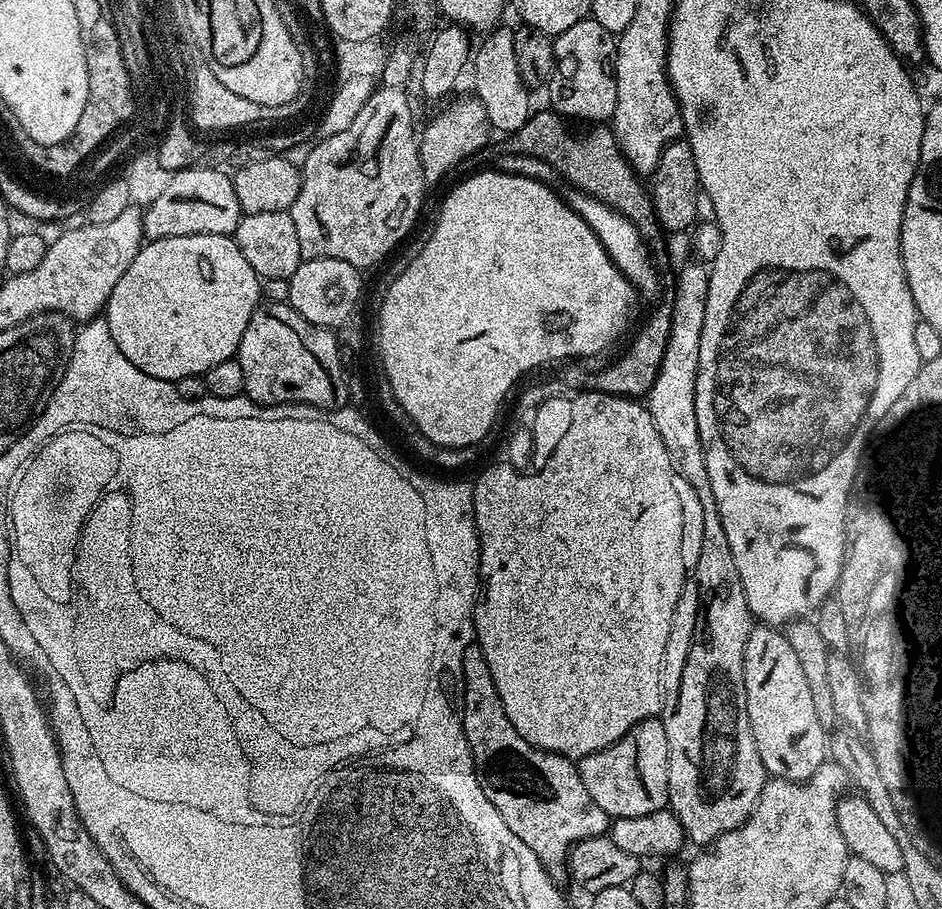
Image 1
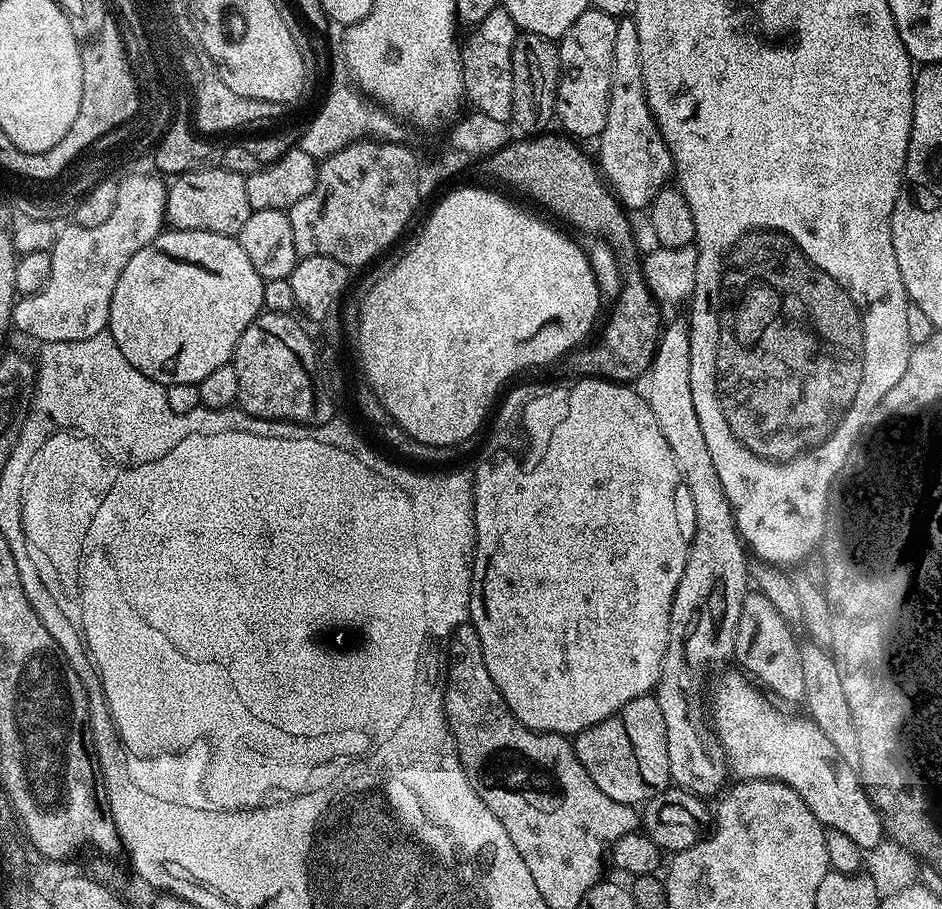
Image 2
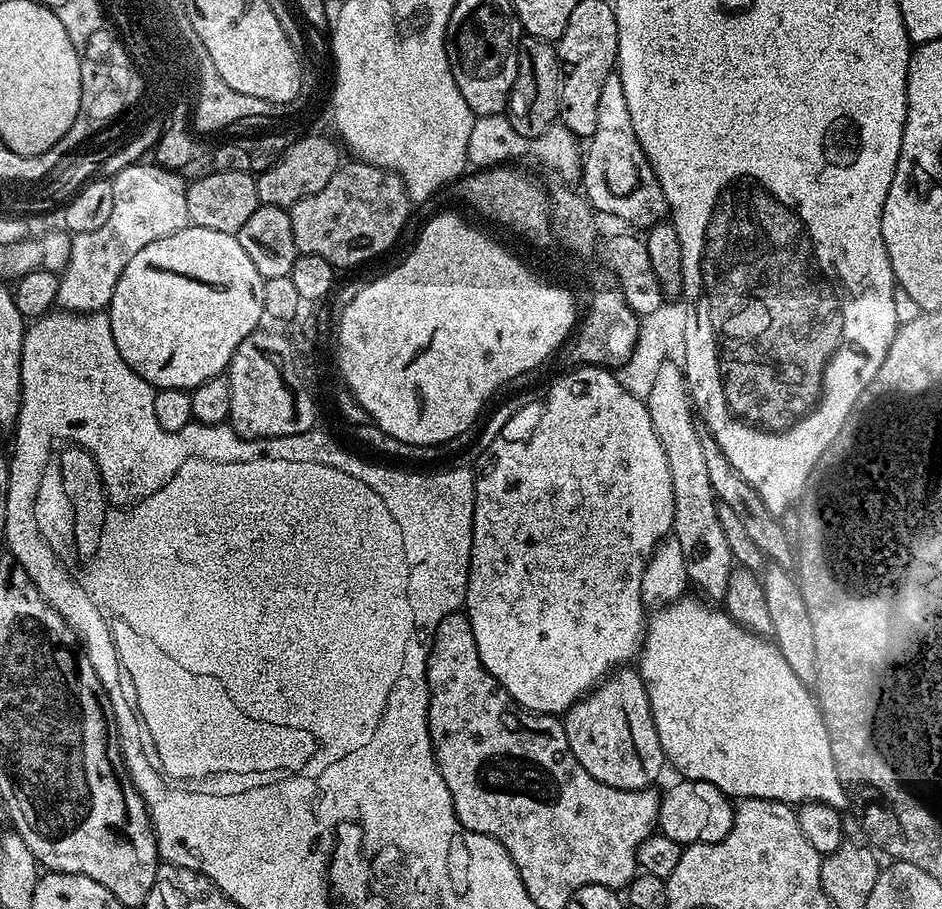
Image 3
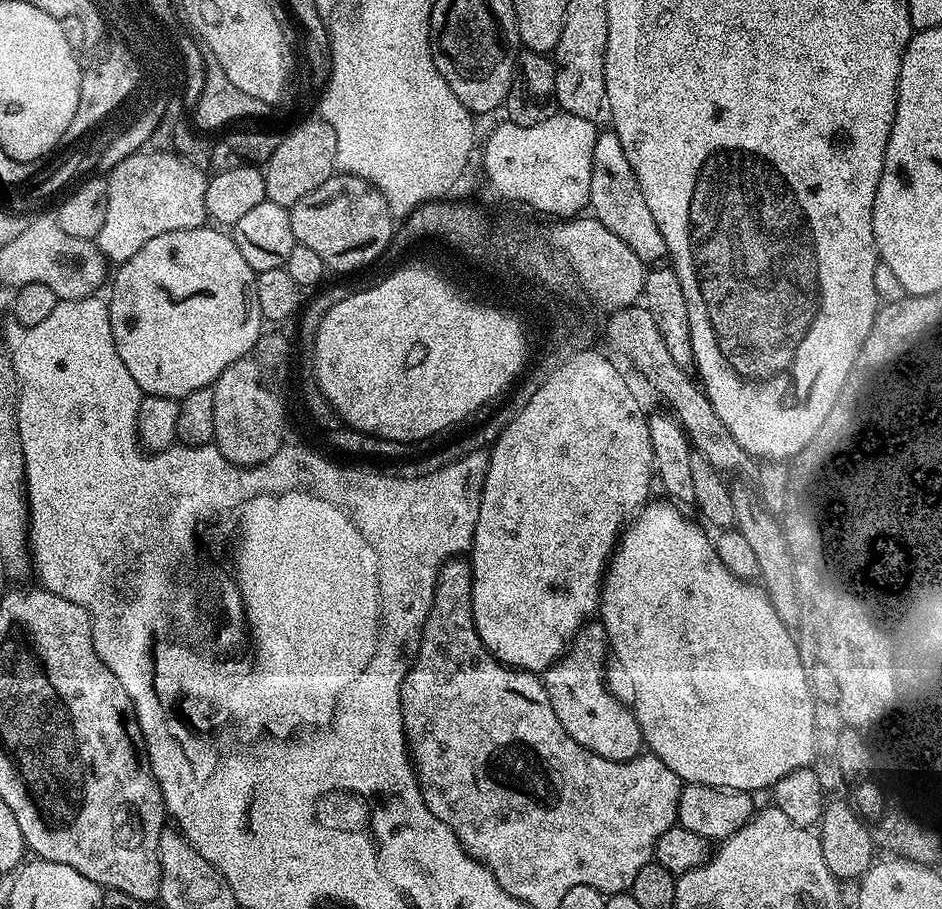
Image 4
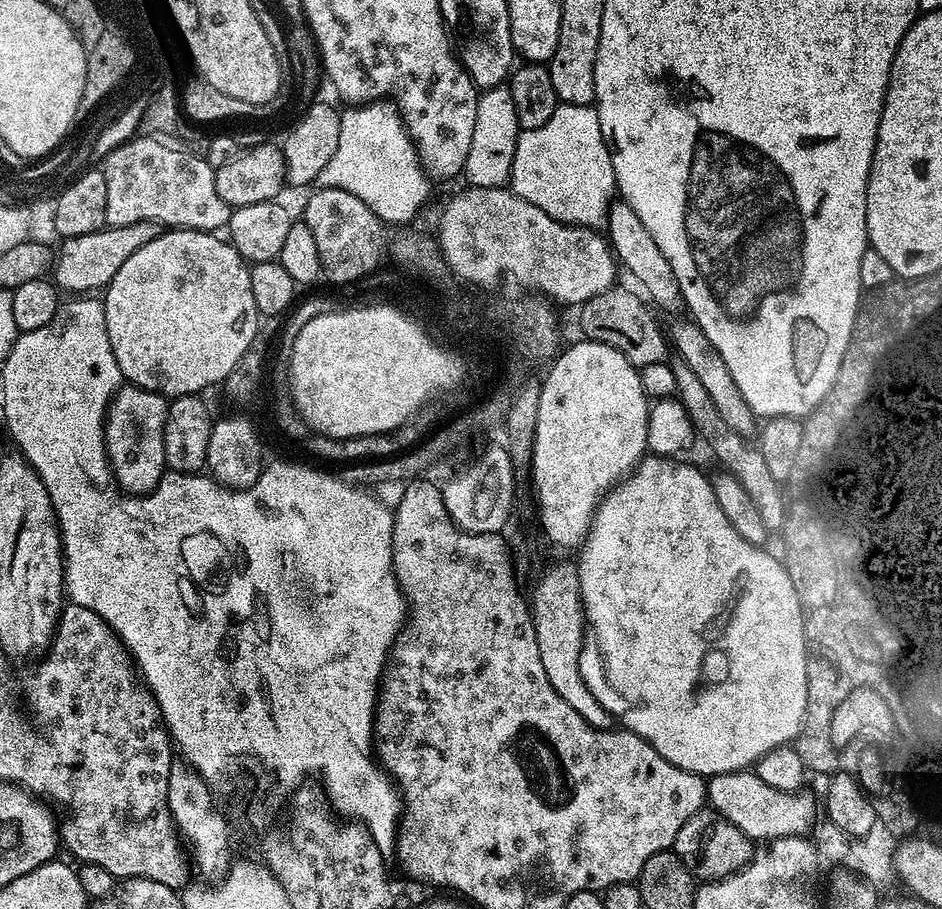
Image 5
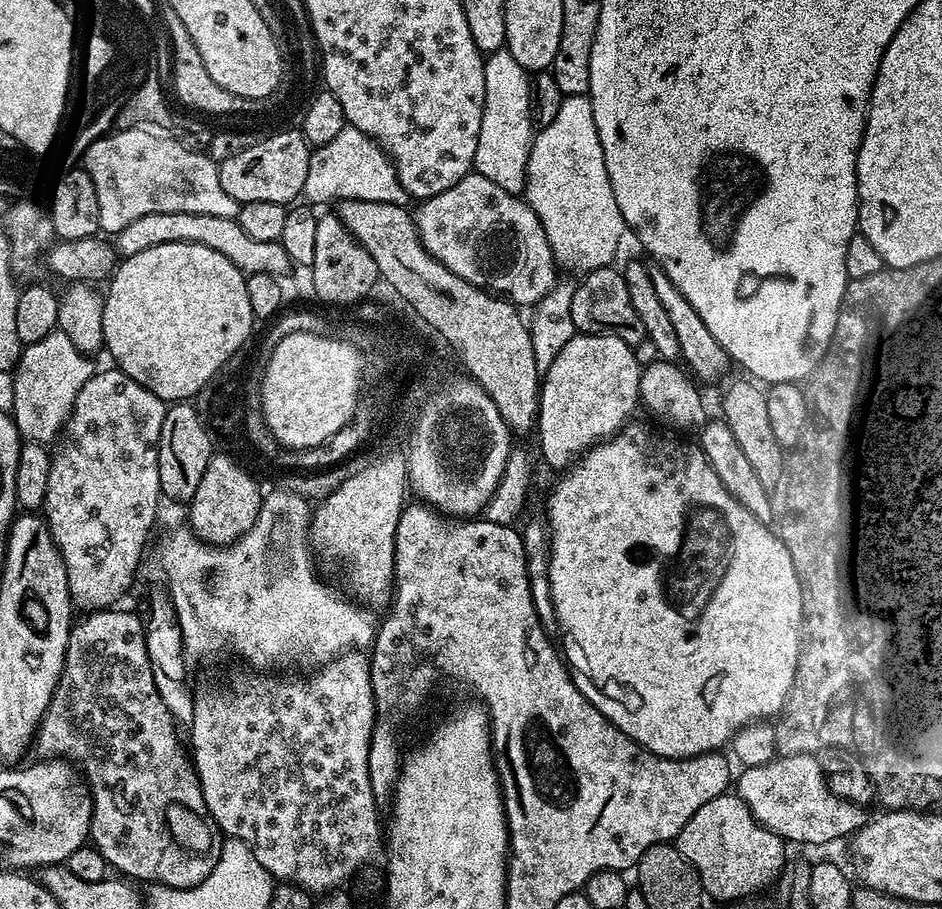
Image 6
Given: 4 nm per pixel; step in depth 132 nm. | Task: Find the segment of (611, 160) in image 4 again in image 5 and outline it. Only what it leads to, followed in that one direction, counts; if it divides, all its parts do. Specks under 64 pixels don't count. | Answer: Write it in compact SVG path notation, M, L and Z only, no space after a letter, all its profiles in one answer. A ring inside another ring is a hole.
M616 202L608 209L606 239L623 271L625 268L644 287L643 295L653 305L656 303L664 312L672 312L676 307L681 307L680 287L674 278L674 270L670 270L670 264L662 258L662 252L658 250L650 234L646 234L646 228L642 226L642 222L638 222L638 216L634 214L634 210L630 210L628 204Z

